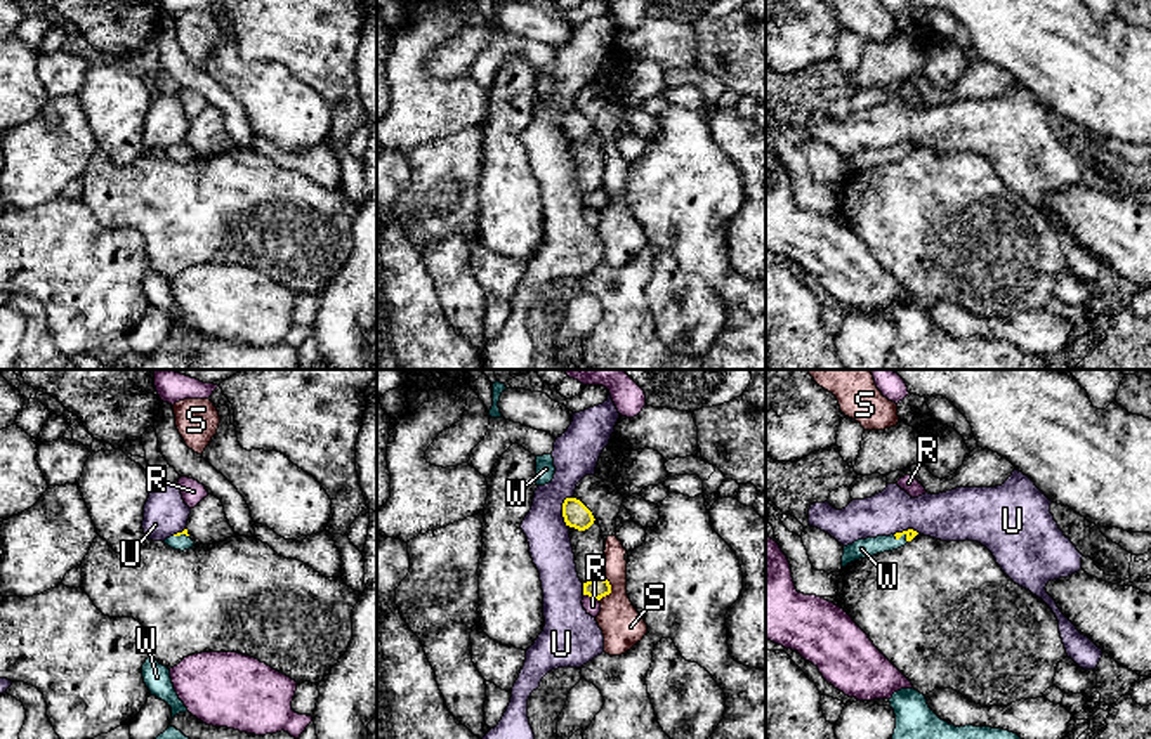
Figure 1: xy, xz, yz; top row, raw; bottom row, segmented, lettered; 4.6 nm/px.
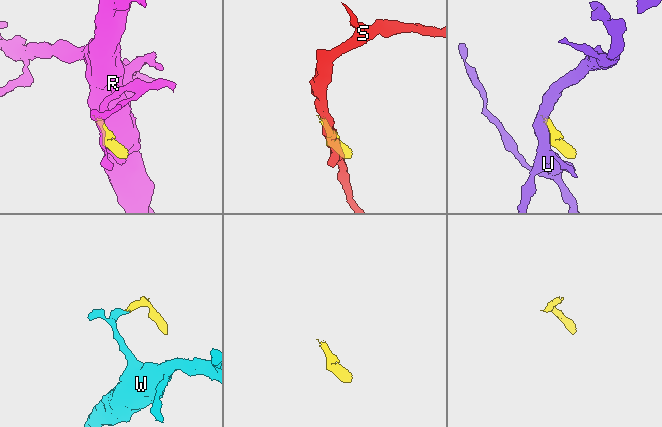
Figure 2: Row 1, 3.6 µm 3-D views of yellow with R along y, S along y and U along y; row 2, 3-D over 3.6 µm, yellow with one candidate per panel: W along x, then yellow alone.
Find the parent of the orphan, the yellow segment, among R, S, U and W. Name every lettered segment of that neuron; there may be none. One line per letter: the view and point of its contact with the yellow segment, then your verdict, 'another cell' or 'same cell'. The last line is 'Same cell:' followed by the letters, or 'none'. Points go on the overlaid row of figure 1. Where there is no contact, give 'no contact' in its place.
R: meets yellow in xz at (592, 595); another cell
S: meets yellow in xz at (610, 590); another cell
U: meets yellow in xz at (563, 510); another cell
W: meets yellow in yz at (901, 535); same cell
Same cell: W

